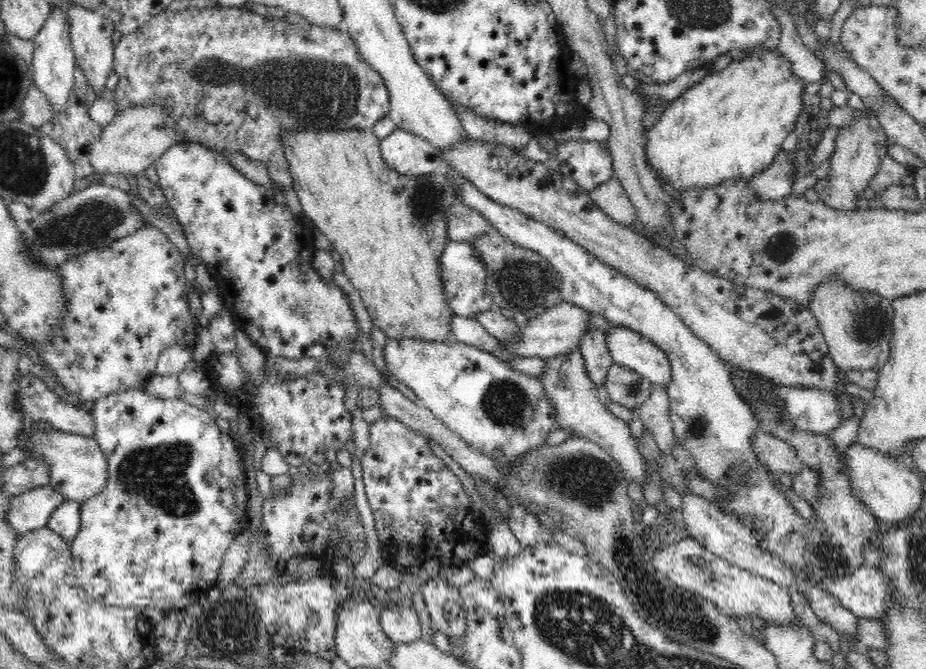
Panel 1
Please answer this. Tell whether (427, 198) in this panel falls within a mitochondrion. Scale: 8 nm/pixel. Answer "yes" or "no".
yes

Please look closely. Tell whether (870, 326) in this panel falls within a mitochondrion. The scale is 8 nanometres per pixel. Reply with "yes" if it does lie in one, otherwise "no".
yes

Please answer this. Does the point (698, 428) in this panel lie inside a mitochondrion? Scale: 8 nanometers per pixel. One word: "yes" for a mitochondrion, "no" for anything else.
yes

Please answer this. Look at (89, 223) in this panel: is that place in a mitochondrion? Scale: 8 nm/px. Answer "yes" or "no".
yes

